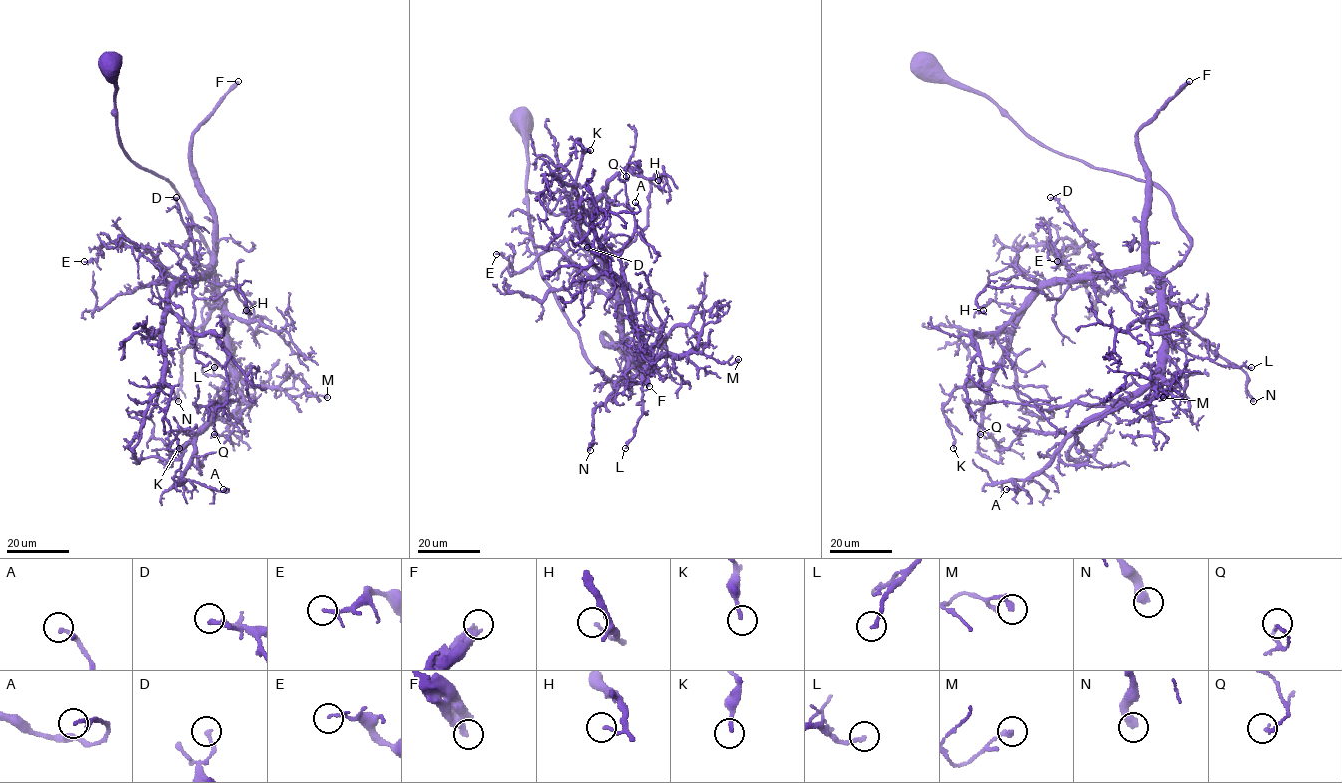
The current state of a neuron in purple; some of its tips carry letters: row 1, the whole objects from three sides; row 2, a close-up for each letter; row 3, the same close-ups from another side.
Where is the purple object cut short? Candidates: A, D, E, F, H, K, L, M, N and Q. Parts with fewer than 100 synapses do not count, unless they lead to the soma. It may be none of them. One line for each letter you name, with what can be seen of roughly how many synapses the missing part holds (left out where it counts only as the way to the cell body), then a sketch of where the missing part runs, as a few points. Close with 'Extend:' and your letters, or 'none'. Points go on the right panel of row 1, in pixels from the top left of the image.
F: Roughly 1500 synapses
Extend: F

